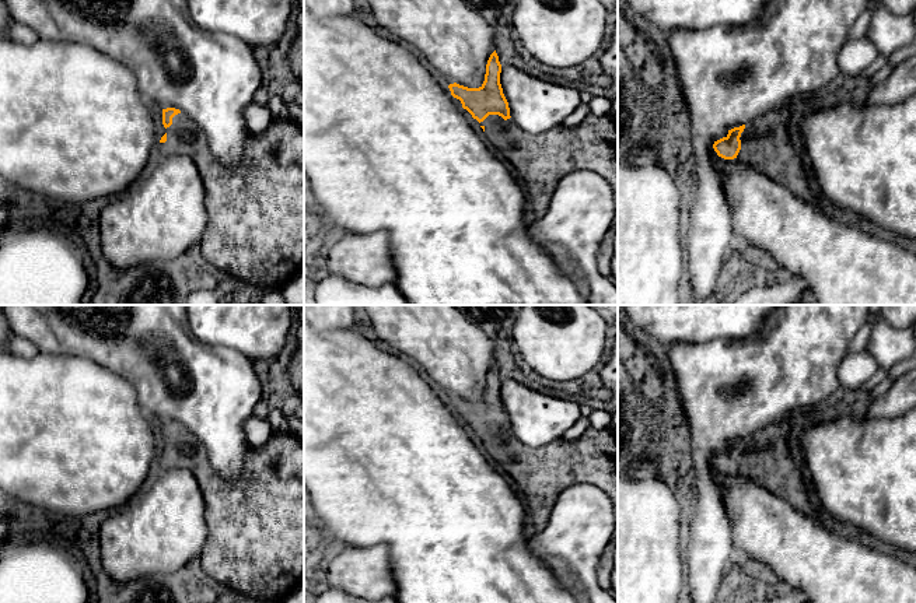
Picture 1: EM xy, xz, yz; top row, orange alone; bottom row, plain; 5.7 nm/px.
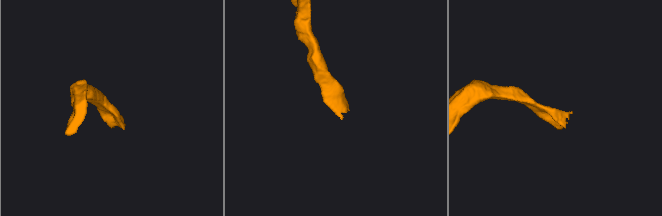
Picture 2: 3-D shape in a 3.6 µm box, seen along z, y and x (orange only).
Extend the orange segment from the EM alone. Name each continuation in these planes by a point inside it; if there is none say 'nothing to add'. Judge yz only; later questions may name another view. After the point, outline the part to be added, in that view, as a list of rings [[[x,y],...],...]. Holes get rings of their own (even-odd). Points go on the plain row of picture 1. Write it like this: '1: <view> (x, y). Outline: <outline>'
1: yz (765, 456). Outline: [[[787,417],[745,438],[740,453],[741,463],[734,474],[751,478],[807,516],[817,518],[803,473],[790,453]]]

